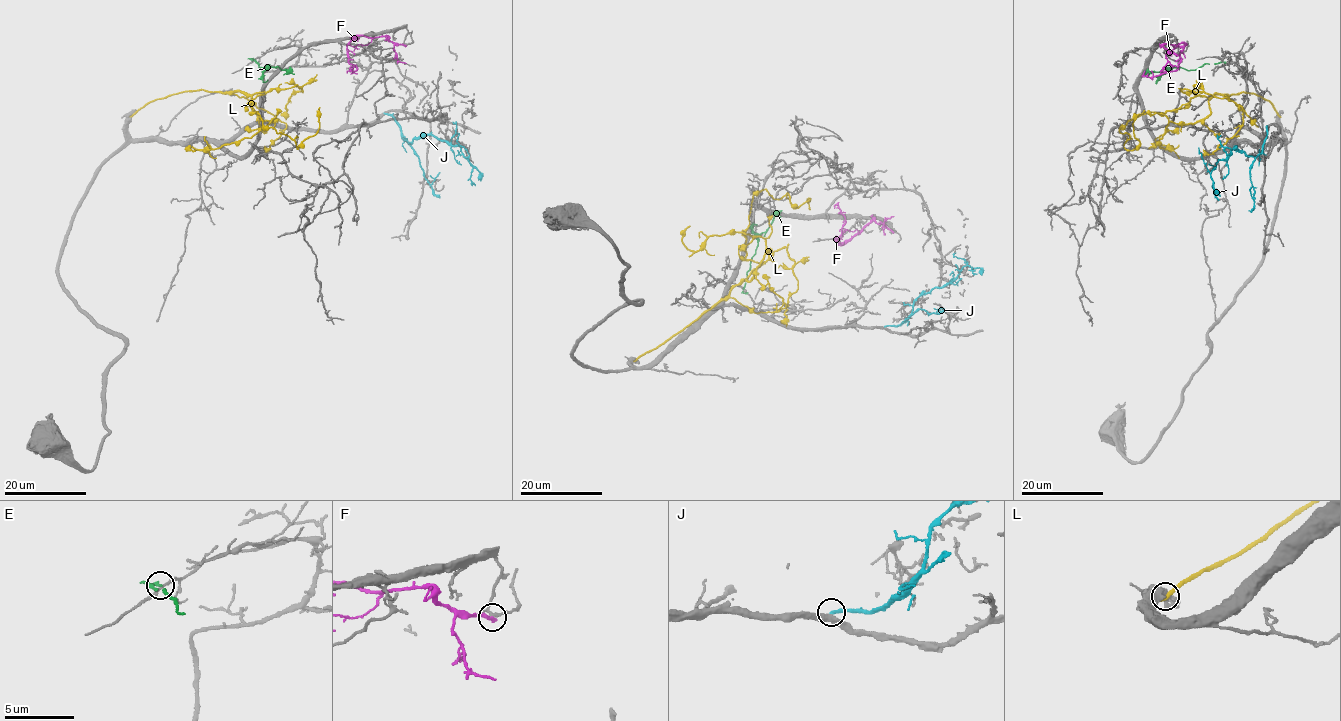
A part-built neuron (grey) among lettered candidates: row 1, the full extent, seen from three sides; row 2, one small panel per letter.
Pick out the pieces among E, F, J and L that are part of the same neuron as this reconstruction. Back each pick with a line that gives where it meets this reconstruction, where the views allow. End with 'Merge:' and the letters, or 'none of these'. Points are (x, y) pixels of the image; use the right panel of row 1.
Merge: none of these

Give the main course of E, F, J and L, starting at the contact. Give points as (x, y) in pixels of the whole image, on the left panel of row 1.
E: (253, 59), (250, 58), (260, 67), (268, 65), (294, 74)
F: (405, 45), (392, 43), (385, 36), (354, 37), (346, 46), (346, 54), (348, 62), (356, 69), (347, 73)
J: (384, 113), (409, 143), (428, 135), (460, 147), (473, 167), (470, 180), (475, 186)
L: (132, 115), (182, 92), (266, 92), (252, 100), (252, 112), (297, 148), (319, 128), (319, 107)

